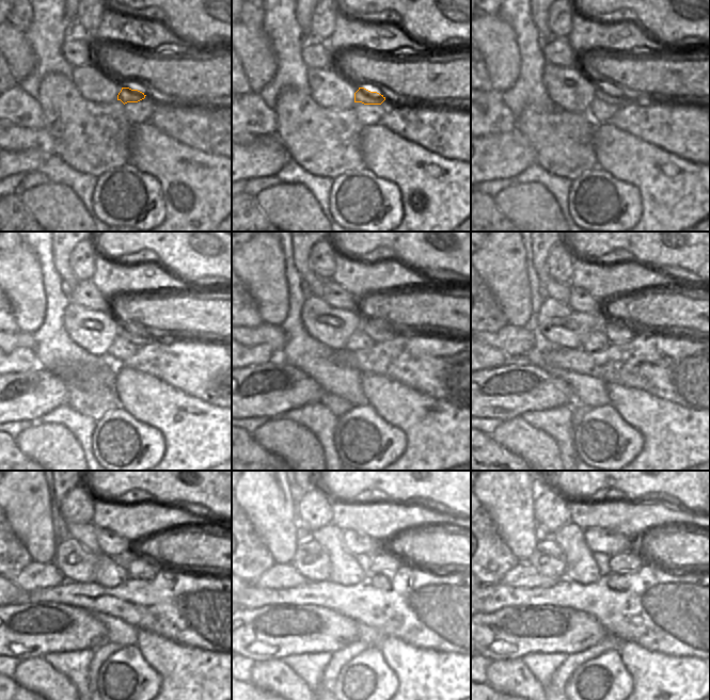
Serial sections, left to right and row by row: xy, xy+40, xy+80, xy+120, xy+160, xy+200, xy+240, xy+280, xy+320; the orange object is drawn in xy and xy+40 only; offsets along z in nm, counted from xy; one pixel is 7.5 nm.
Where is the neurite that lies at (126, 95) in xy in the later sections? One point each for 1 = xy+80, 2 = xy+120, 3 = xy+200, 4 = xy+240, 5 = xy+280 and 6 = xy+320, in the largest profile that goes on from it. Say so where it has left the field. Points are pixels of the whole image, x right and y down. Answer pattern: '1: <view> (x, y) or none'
1: xy+80 (601, 93)
2: xy+120 (131, 332)
3: xy+200 (617, 331)
4: xy+240 (141, 566)
5: xy+280 (385, 562)
6: xy+320 (622, 562)

